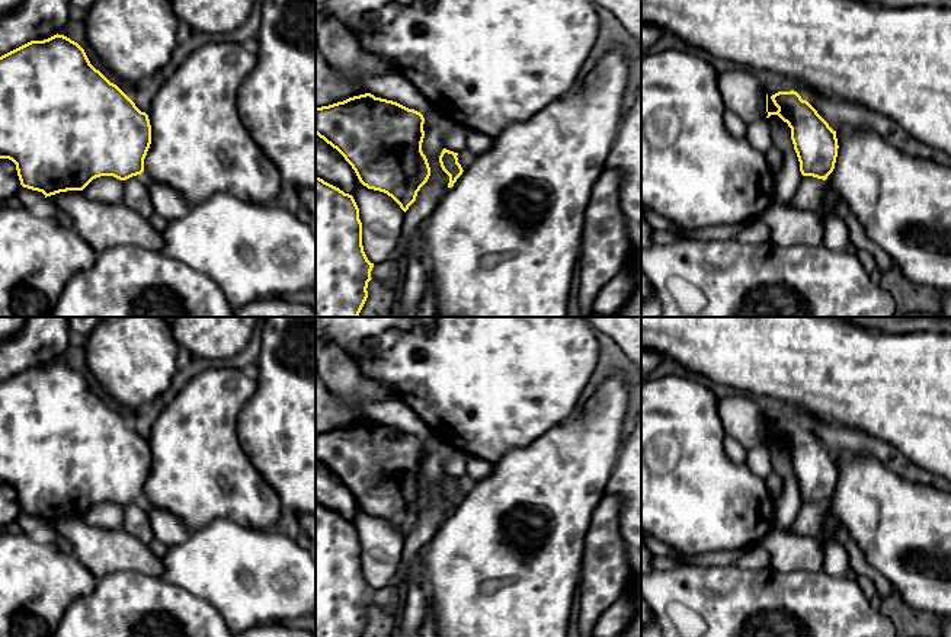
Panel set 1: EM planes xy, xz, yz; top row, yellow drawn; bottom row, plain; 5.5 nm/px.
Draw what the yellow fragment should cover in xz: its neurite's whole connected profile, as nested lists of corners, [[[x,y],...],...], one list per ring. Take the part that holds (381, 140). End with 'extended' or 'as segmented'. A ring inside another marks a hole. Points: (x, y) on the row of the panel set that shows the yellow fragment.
[[[371,93],[316,108],[316,134],[336,148],[368,189],[391,196],[406,212],[428,182],[420,112]]]; as segmented

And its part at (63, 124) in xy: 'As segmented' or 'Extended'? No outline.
As segmented

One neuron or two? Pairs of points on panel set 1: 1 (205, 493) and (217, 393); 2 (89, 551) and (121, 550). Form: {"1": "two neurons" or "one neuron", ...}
{"1": "one neuron", "2": "one neuron"}

